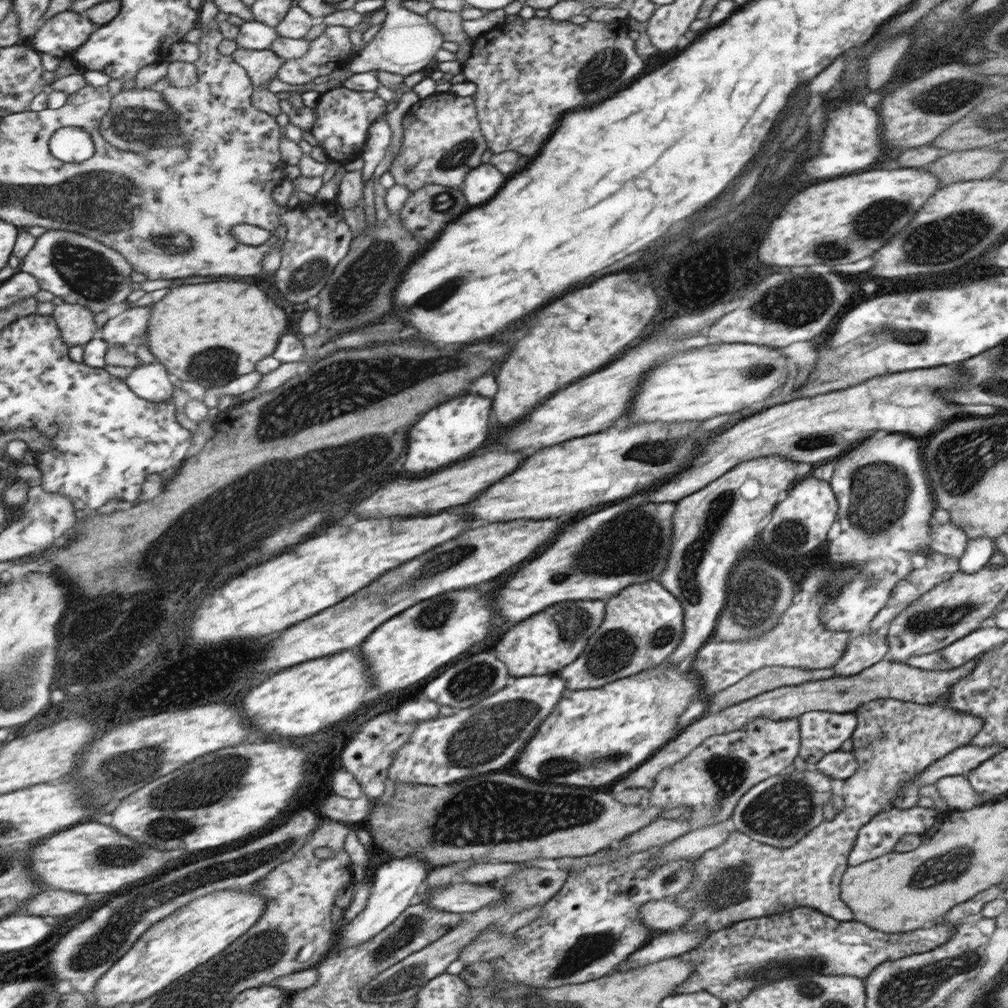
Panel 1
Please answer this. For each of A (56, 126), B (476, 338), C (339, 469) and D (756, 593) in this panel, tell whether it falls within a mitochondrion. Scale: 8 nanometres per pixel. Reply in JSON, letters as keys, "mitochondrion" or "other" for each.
{"A":"other","B":"other","C":"mitochondrion","D":"mitochondrion"}

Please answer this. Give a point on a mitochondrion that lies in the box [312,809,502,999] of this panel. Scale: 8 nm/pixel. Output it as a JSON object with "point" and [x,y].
{"point":[410,928]}

